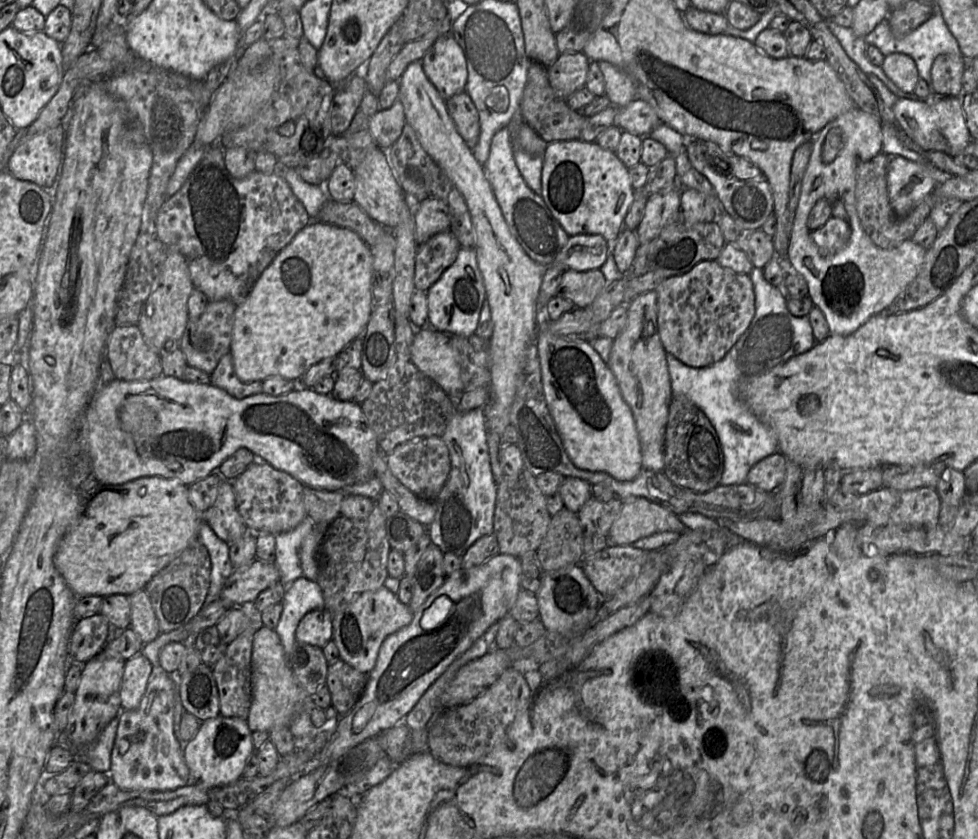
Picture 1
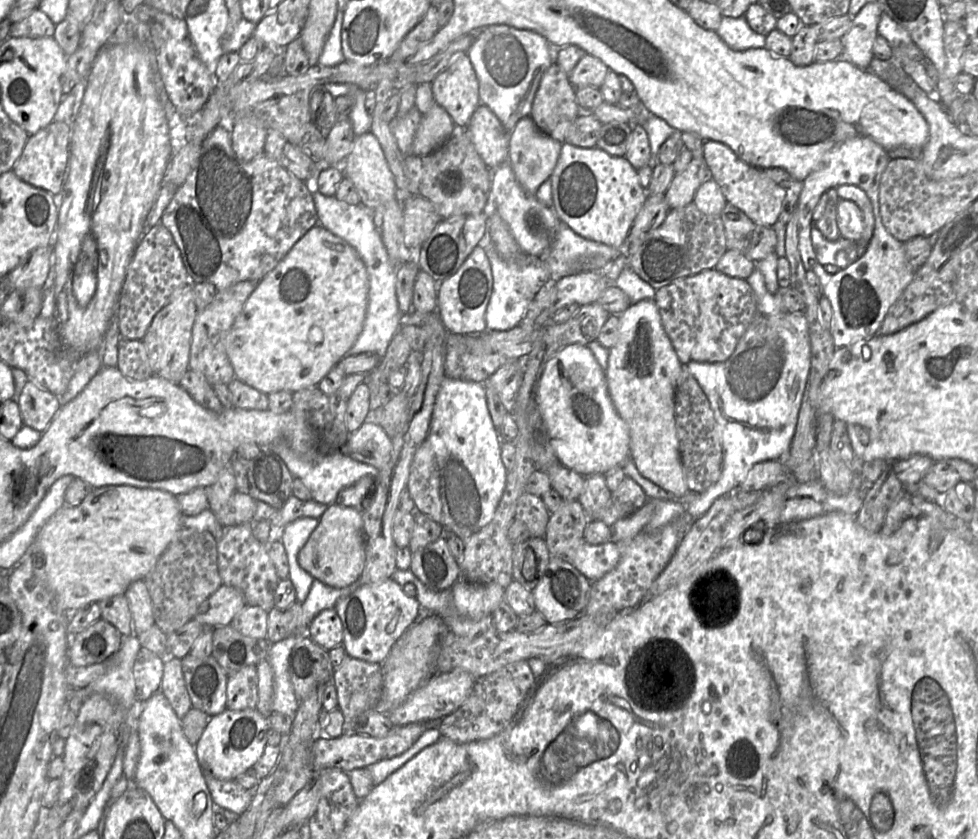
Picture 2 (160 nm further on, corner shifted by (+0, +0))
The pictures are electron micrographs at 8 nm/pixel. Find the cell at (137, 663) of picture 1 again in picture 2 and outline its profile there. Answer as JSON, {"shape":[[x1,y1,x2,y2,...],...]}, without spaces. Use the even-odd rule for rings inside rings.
{"shape":[[141,647,133,665,136,699,144,702,160,690,164,668,164,657]]}

